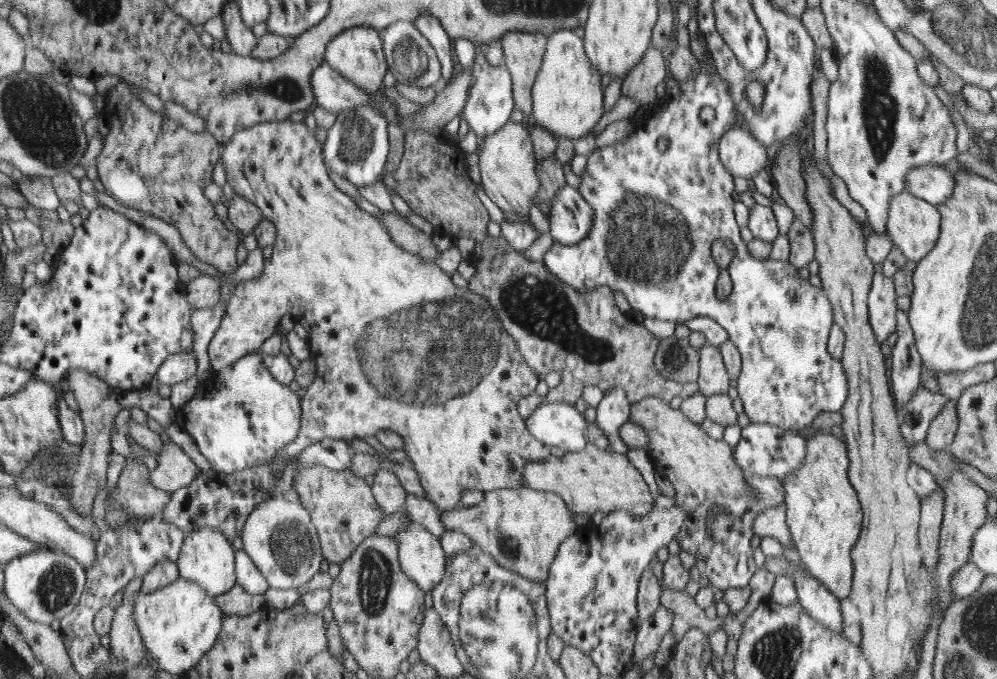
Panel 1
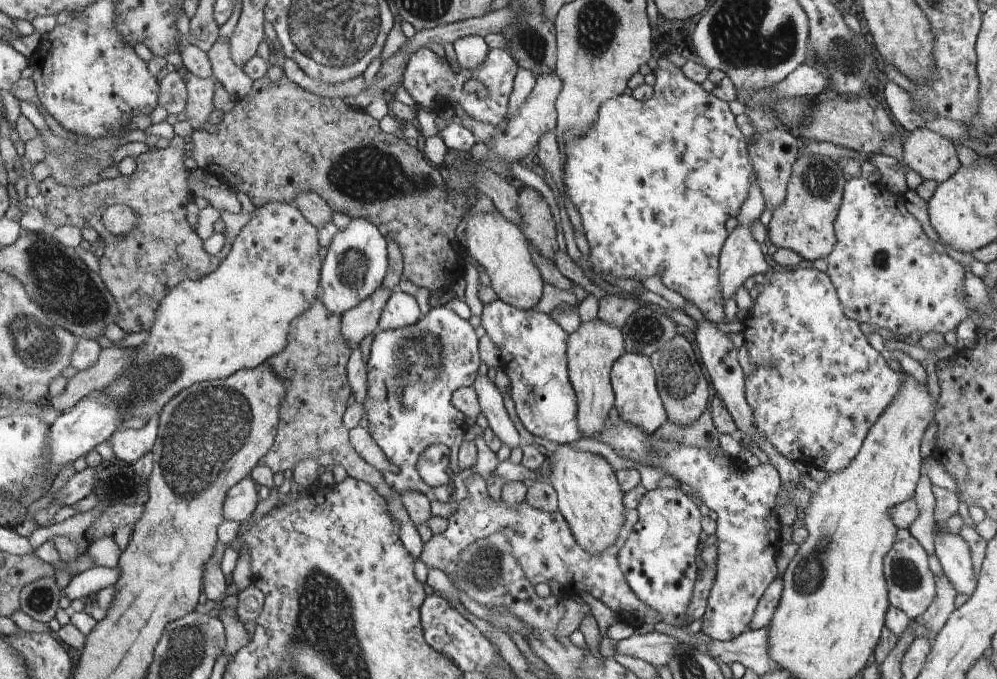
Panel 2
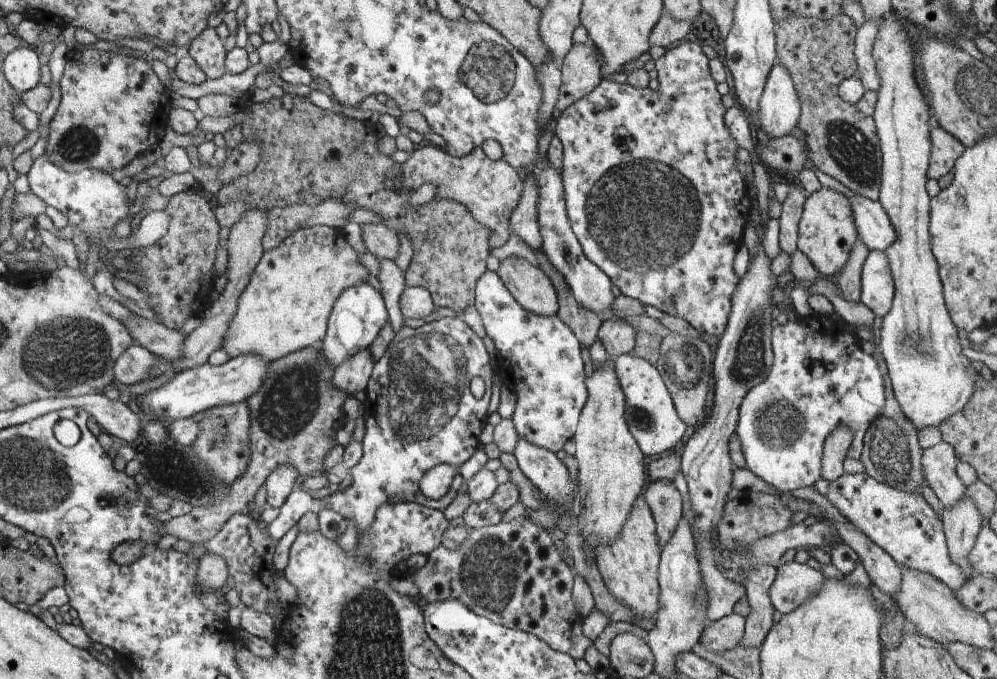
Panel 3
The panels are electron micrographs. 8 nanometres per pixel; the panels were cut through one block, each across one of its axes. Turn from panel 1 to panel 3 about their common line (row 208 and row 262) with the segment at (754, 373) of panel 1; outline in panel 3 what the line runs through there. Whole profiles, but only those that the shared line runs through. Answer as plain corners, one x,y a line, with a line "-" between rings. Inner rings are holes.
684,40
676,44
656,61
658,80
661,85
658,91
652,89
637,89
631,84
616,83
602,80
600,86
586,97
579,98
574,105
562,111
557,118
555,134
563,144
563,165
561,174
565,186
567,214
571,221
572,230
575,231
583,250
590,261
596,263
603,270
613,284
618,286
622,295
639,300
641,303
656,306
667,314
683,318
698,330
700,334
708,336
722,336
726,332
727,322
730,320
732,300
739,286
738,276
732,270
732,262
738,250
738,244
732,240
734,234
740,234
744,224
750,216
750,198
746,192
746,184
737,169
736,155
738,143
731,137
730,129
724,126
726,108
722,104
722,96
718,94
717,82
713,77
708,58
702,50
701,44
692,44

